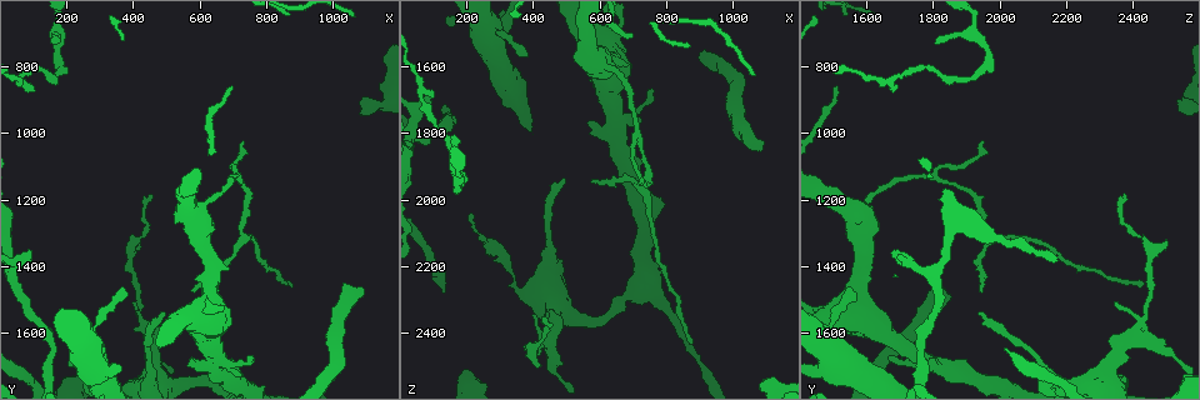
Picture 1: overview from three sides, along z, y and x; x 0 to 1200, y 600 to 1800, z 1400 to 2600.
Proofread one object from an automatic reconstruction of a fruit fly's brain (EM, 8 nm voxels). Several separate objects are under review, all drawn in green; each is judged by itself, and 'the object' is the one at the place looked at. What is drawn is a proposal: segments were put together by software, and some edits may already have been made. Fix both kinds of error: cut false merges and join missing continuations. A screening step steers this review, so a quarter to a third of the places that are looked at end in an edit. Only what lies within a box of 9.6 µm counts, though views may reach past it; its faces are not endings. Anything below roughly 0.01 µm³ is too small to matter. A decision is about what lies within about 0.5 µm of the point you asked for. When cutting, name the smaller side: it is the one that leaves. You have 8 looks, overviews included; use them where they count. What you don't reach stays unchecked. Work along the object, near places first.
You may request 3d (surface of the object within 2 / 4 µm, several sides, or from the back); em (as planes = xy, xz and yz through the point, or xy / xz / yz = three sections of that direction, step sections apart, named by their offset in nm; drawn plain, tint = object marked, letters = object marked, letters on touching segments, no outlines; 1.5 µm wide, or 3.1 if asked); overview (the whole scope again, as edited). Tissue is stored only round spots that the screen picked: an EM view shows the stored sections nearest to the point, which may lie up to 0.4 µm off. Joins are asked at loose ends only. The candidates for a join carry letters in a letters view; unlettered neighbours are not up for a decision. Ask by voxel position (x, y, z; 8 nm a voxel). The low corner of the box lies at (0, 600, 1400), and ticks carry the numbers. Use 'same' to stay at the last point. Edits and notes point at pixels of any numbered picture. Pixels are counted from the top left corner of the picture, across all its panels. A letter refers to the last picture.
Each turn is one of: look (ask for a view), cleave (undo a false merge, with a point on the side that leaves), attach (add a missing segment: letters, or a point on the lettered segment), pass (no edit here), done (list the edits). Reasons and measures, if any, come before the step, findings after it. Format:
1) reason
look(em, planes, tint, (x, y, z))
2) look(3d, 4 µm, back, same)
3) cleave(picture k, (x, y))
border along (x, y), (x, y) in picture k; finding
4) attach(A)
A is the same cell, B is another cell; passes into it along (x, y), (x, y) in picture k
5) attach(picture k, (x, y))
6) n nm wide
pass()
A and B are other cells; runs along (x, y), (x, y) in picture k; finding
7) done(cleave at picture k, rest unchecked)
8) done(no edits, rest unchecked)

free end
look(em, planes, letters, (100, 1350, 1680))

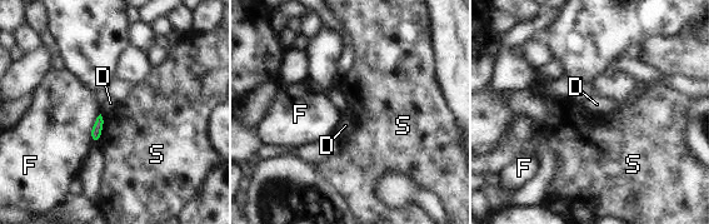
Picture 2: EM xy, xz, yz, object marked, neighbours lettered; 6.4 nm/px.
pass()
D, F and S are other cells; border along (101, 114), (101, 133), (96, 143) in picture 2; none of them fits

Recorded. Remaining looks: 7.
thin end
look(em, yz, step 8, letters, (160, 740, 1810))

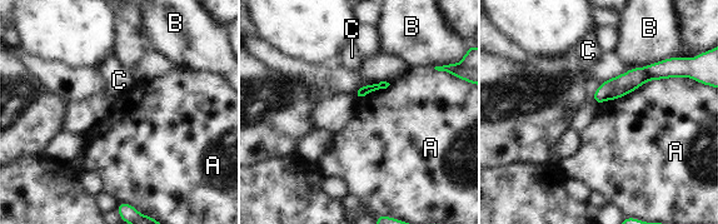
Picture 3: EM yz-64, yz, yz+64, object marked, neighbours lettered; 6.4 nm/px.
look(em, planes, letters, same)

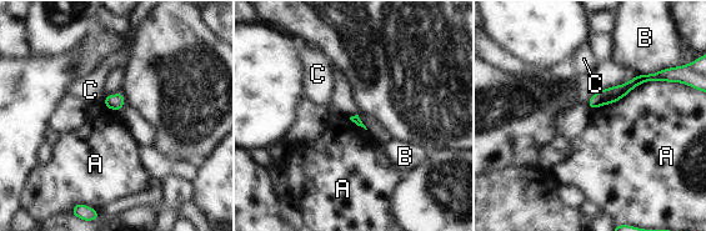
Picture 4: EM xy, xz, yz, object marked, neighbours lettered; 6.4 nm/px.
A touches over 550 nm
pass()
A, B and C are other cells; none of them fits

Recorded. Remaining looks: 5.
thick end
look(em, xy, step 4, letters, (1080, 1460, 1840))

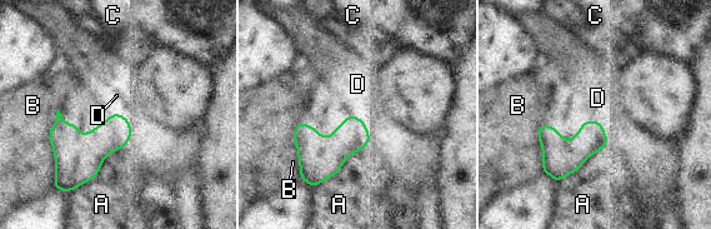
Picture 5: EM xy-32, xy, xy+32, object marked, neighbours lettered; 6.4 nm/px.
attach(D)
D is the same cell, A, B and C are other cells; it goes on there

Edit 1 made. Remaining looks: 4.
done(attach at picture 5, rest unchecked)

